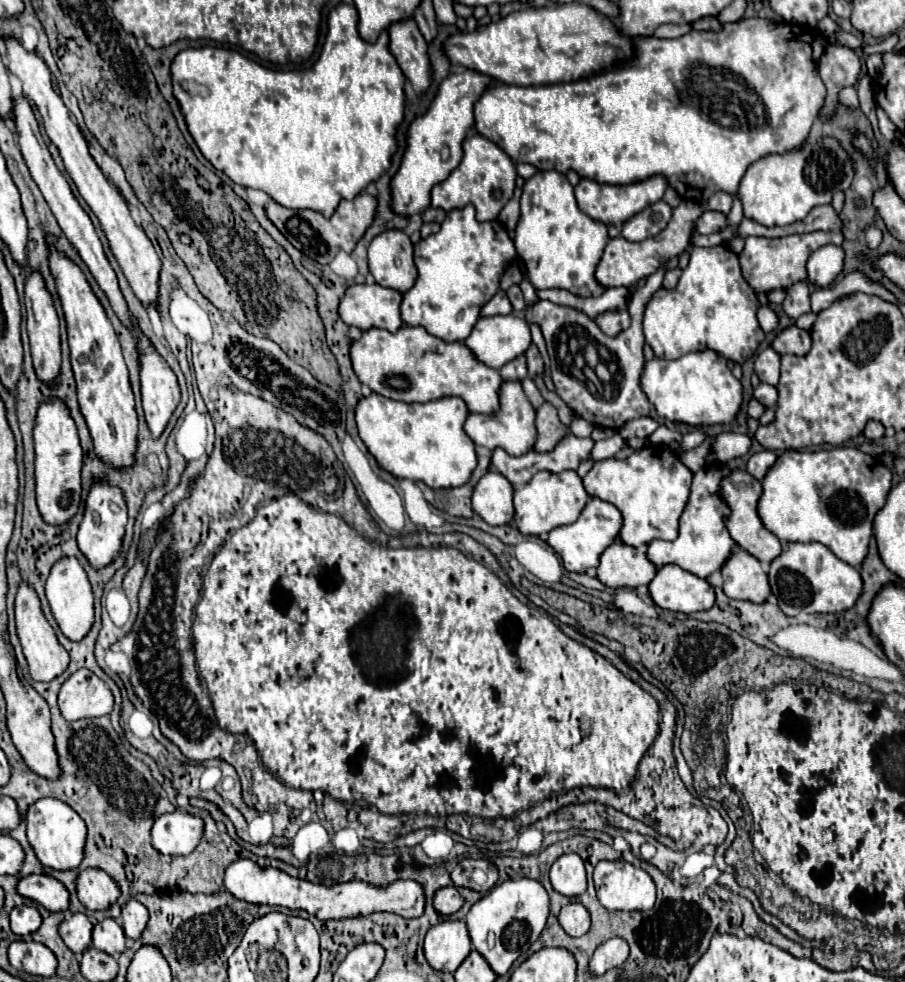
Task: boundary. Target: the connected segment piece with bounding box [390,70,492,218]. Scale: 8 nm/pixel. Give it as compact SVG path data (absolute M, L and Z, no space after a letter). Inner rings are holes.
M472 70L454 72L438 86L438 92L430 102L428 110L410 122L406 130L406 150L400 168L390 180L390 194L392 194L390 206L394 214L402 218L410 218L422 214L430 206L430 190L436 184L444 182L462 160L462 140L474 124L472 106L490 82L492 78ZM444 150L450 150L448 160L442 158Z

